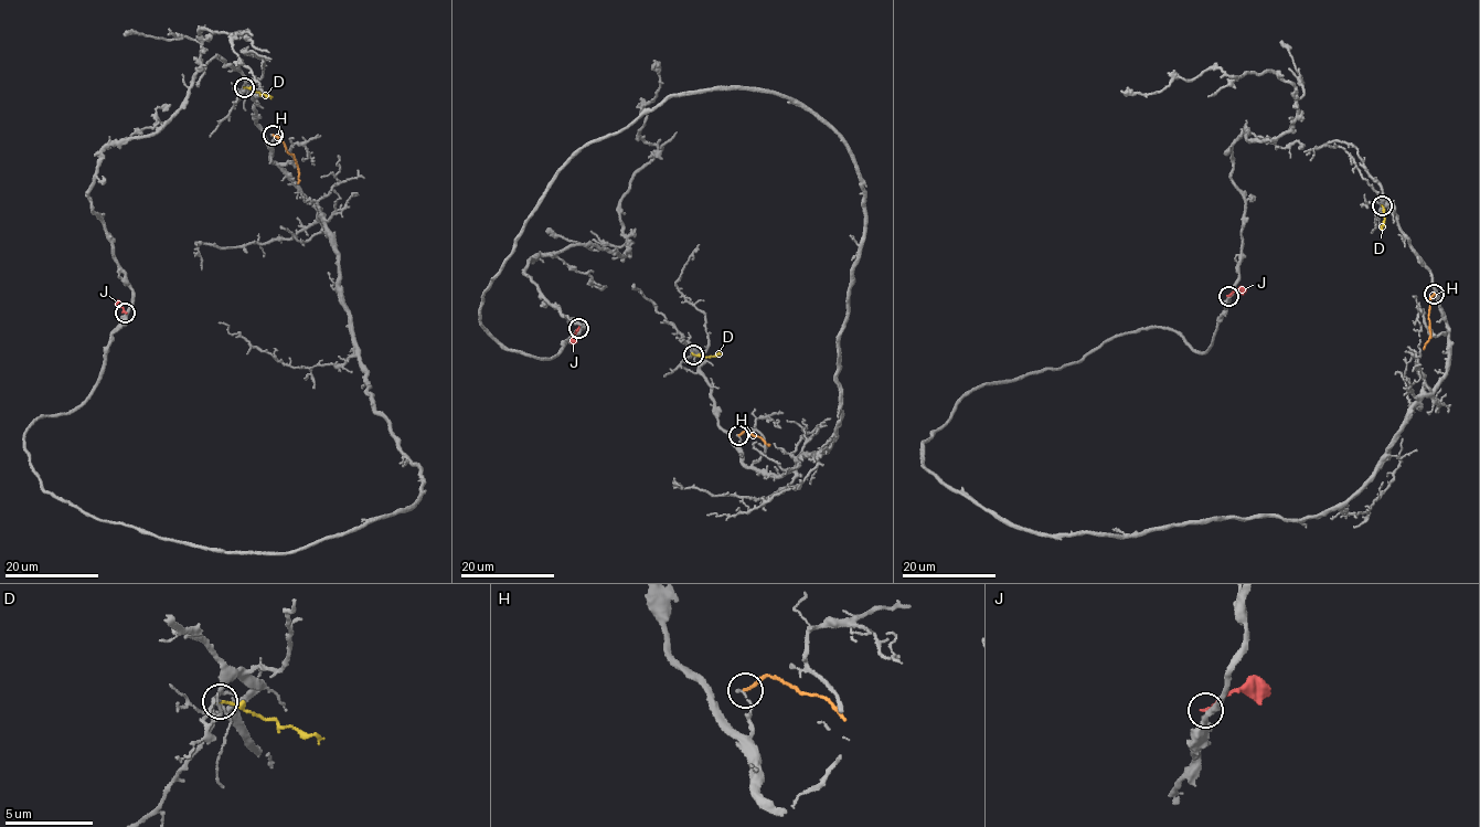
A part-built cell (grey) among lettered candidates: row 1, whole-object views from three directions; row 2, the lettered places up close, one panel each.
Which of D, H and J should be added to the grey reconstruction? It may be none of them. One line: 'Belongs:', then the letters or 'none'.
Belongs: none

